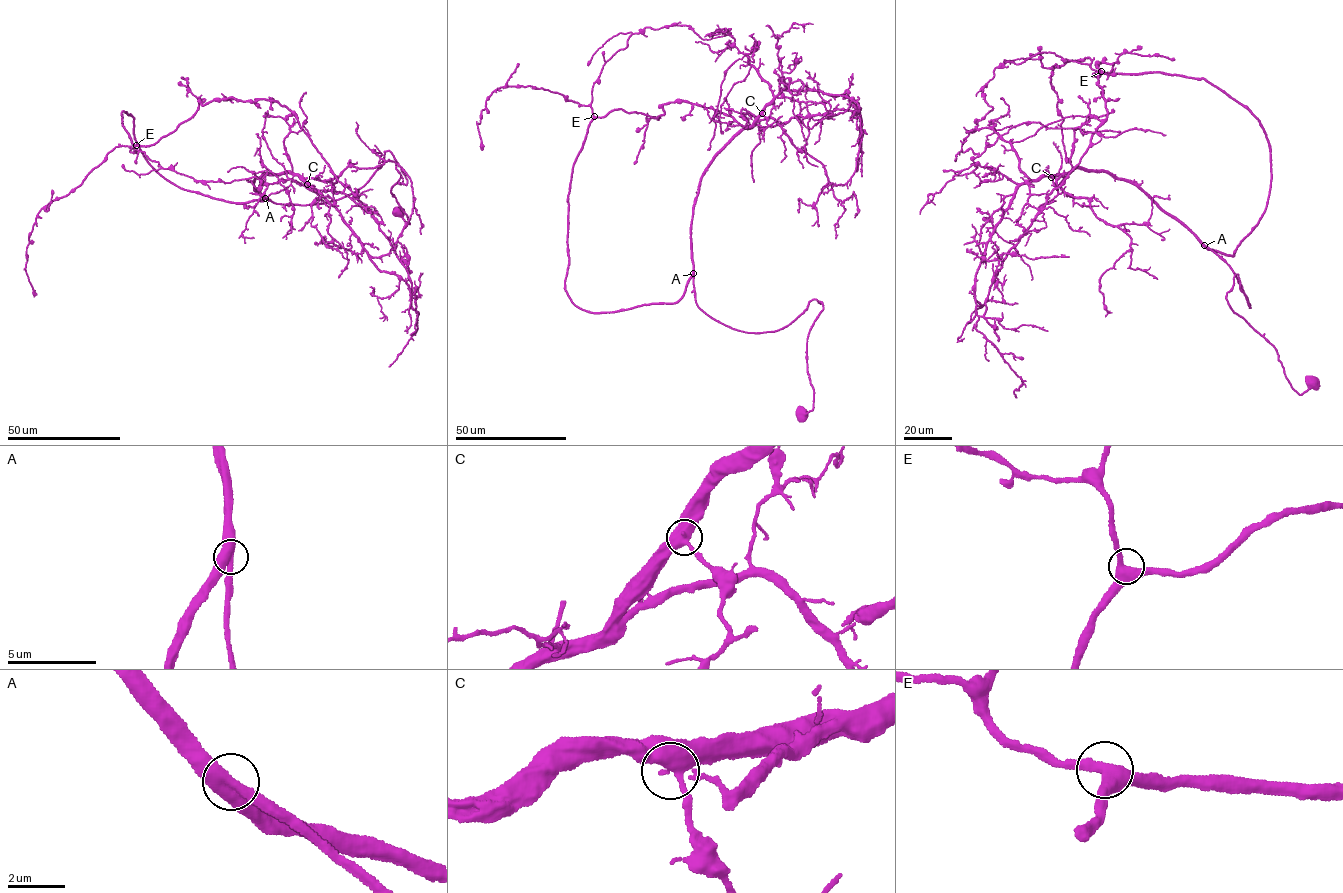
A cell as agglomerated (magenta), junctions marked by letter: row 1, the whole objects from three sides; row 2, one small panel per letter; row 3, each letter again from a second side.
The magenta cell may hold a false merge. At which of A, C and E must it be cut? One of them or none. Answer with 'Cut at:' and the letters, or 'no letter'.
Cut at: no letter

